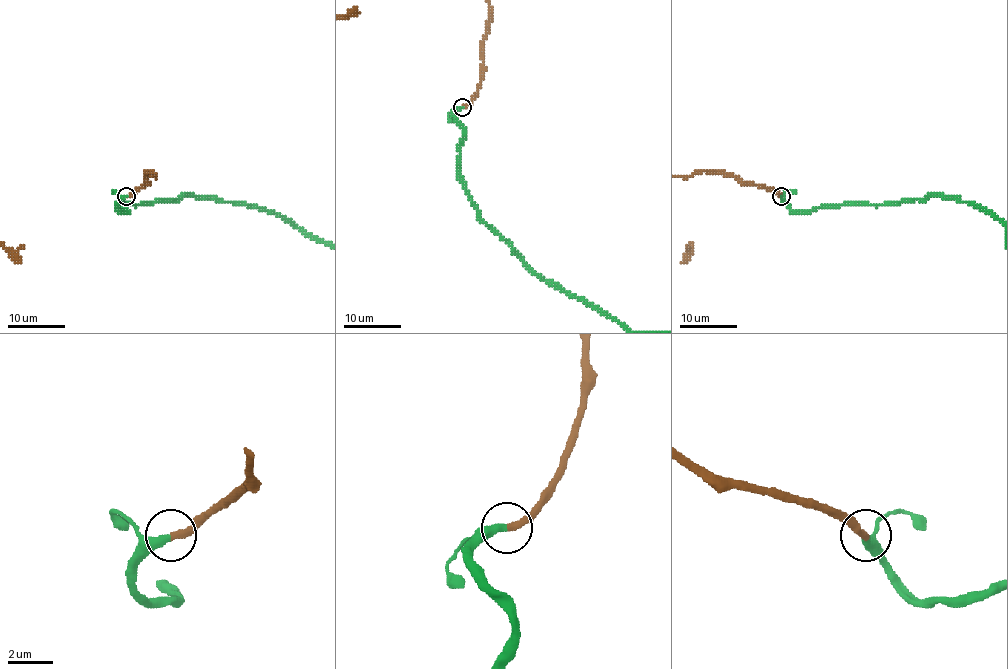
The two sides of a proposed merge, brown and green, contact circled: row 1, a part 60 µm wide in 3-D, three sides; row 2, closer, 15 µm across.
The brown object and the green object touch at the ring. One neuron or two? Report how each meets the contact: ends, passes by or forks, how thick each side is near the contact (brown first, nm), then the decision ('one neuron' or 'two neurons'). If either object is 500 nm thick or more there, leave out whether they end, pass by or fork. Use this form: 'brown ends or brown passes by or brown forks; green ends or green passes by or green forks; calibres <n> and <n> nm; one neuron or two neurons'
brown ends; green ends; calibres 320 and 360 nm; one neuron

